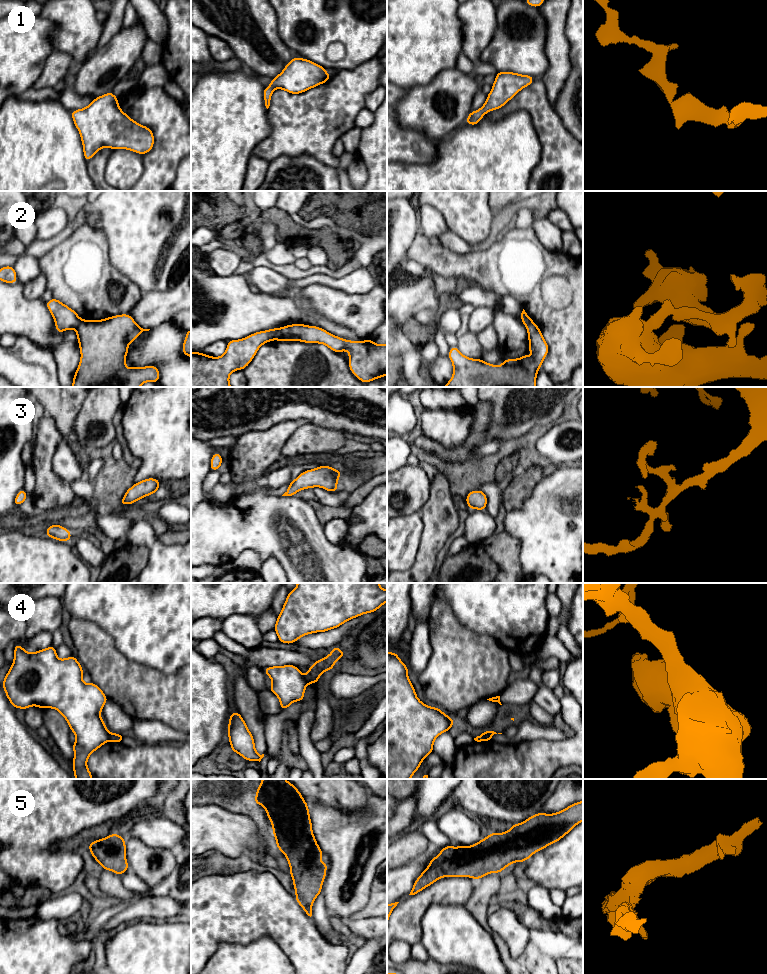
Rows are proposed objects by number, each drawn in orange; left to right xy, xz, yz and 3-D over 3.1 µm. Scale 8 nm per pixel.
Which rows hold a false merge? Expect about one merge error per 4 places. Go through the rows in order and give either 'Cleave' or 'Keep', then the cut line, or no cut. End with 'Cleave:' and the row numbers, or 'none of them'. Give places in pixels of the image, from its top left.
1: Keep. No split
2: Cleave. Split along xz (278, 329), (273, 339)
3: Keep. No split
4: Cleave. Split along xy (110, 733), (108, 740)
5: Keep. No split
Cleave: 2, 4

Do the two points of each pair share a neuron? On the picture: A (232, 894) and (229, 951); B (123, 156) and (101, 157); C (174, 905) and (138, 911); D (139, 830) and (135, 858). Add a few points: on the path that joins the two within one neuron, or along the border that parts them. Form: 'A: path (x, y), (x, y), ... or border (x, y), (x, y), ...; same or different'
A: border (252, 941), (246, 944), (222, 943), (209, 957); different
B: border (113, 149), (105, 167), (105, 180); different
C: path (165, 908), (147, 908); same
D: border (125, 837), (137, 837), (152, 847), (160, 848); different

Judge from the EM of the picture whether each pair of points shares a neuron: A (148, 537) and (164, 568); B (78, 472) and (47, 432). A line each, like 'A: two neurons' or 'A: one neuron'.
A: one neuron
B: two neurons

